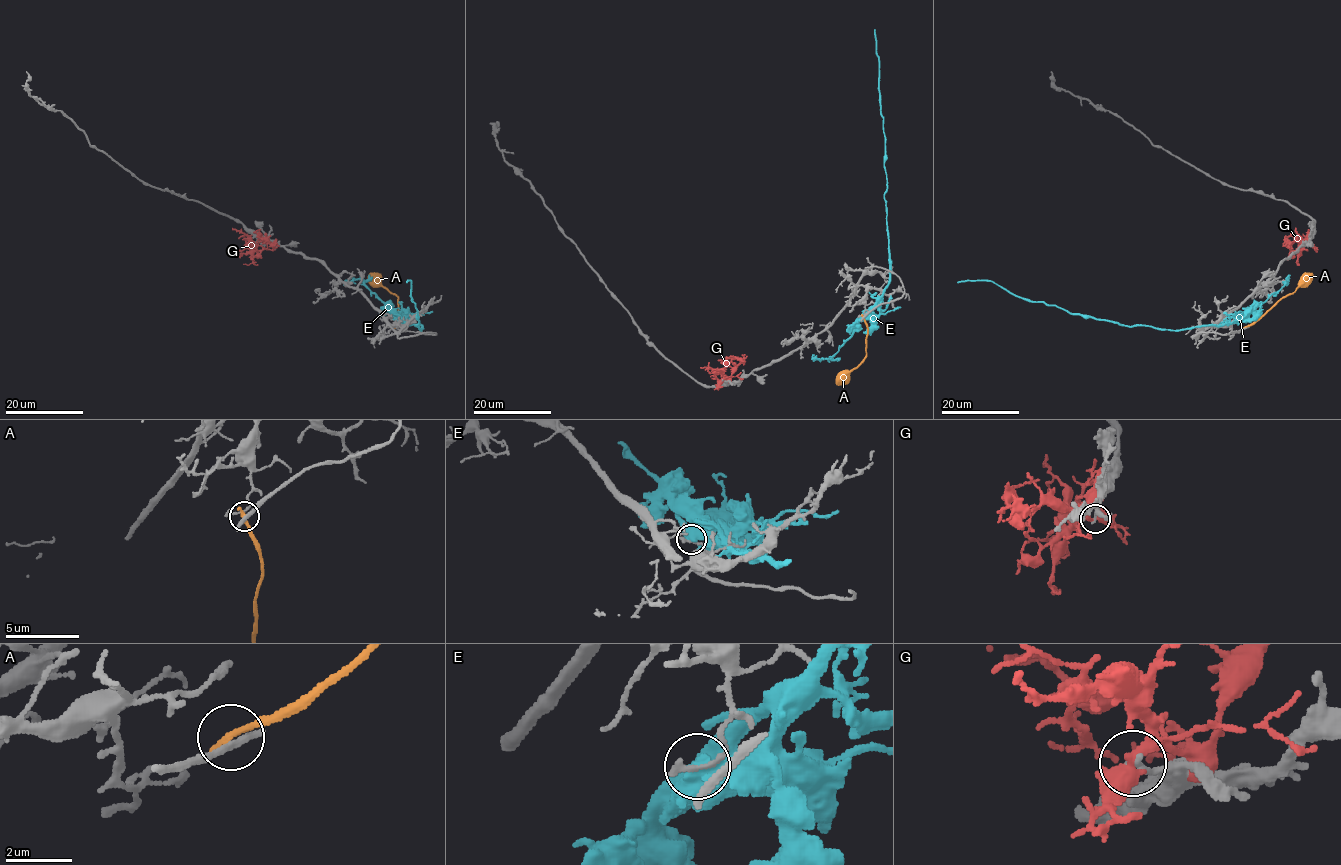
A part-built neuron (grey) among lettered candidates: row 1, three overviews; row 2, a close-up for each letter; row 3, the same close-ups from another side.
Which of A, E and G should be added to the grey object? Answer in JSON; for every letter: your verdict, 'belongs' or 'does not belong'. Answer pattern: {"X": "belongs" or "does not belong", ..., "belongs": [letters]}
{"A": "does not belong", "E": "does not belong", "G": "does not belong", "belongs": []}

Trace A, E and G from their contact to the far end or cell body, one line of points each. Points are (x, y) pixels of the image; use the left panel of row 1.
A: (395, 327), (399, 321), (398, 297), (369, 274)
E: (393, 319), (420, 325), (422, 329), (416, 325), (419, 322), (411, 297), (411, 281), (406, 282)
G: (253, 245), (272, 243), (257, 236), (260, 235)

